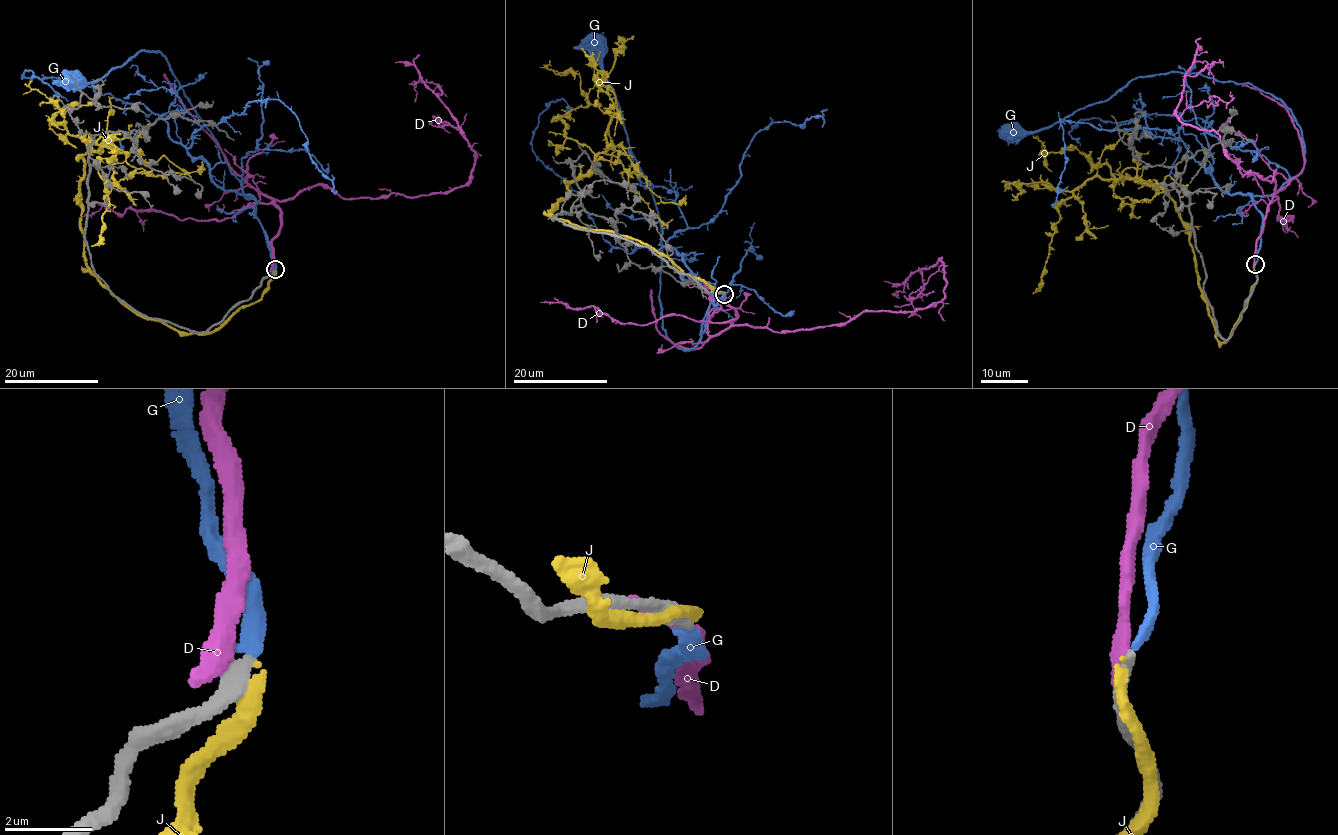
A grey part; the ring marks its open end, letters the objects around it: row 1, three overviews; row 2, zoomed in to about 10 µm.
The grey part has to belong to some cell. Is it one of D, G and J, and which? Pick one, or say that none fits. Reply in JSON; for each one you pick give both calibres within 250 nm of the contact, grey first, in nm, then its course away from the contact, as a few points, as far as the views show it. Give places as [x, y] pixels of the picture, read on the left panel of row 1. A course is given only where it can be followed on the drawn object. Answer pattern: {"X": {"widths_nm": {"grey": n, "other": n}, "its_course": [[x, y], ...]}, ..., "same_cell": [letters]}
{"G": {"widths_nm": {"grey": 280, "other": 280}, "its_course": [[275, 269], [253, 198], [242, 192], [242, 183], [165, 57], [142, 49], [88, 84], [72, 80]]}, "same_cell": ["G"]}

